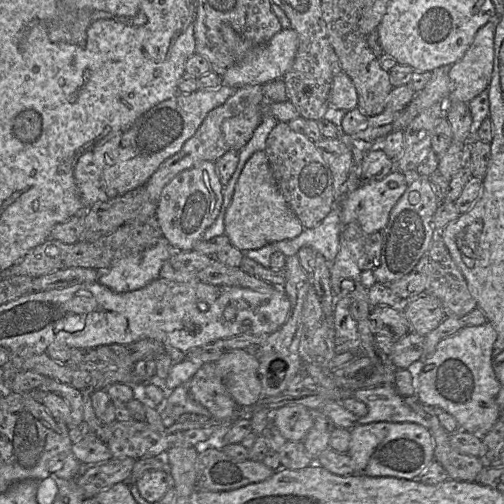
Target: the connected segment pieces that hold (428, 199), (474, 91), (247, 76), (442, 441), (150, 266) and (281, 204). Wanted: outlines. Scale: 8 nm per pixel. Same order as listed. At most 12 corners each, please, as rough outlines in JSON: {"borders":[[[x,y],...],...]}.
{"borders":[[[410,176],[390,212],[375,282],[416,266],[437,235],[430,178]],[[482,26],[451,65],[447,102],[469,103],[488,88],[495,30]],[[229,24],[235,58],[222,82],[236,89],[282,79],[299,45],[292,28],[252,44]],[[404,401],[429,422],[434,460],[449,479],[475,482],[483,469],[478,457],[450,444],[434,407]],[[162,239],[118,260],[97,281],[117,293],[159,278],[174,251]],[[265,151],[245,163],[224,217],[242,252],[304,230]]]}

